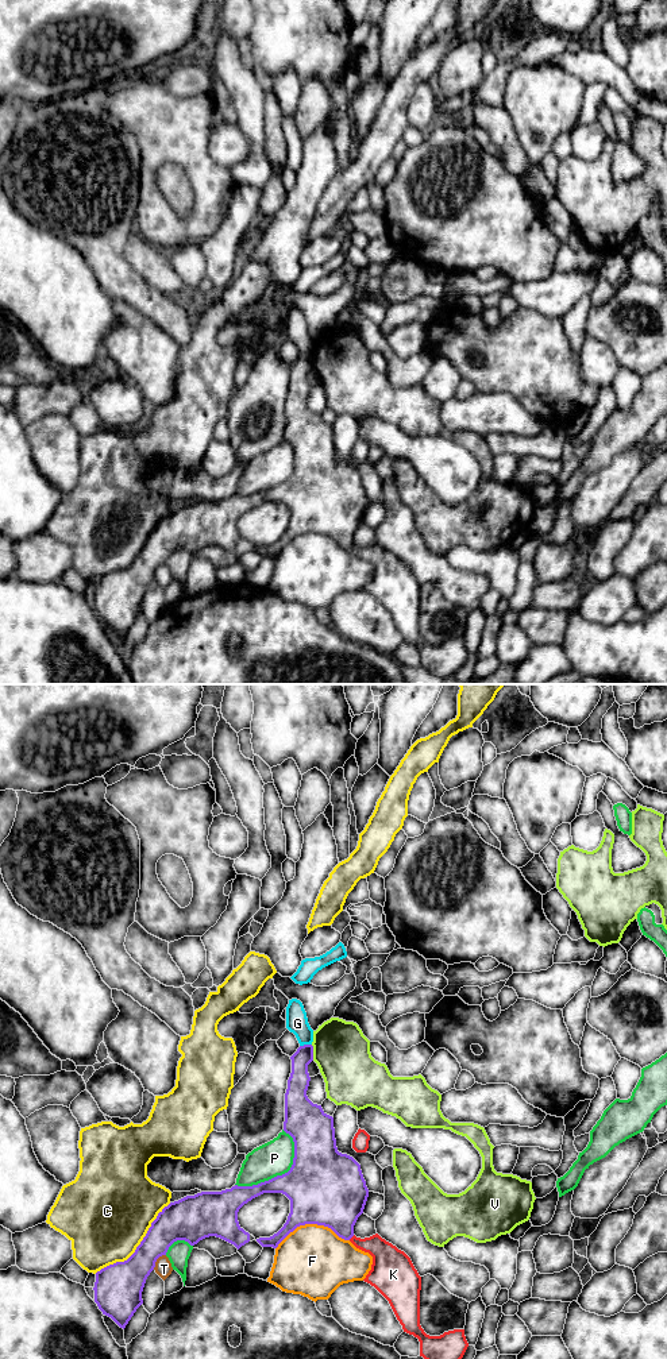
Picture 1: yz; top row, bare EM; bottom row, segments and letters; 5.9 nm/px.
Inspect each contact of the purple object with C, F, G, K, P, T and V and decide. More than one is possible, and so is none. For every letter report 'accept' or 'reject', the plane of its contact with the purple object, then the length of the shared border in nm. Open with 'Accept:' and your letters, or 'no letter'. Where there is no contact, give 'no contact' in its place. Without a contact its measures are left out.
Accept: no letter
C: reject; contact in yz; length 600 nm
F: reject; contact in yz; length 440 nm
G: reject; contact in yz; length 70 nm
K: reject; contact in yz; length 50 nm
P: reject; contact in yz; length 460 nm
T: reject; contact in yz; length 120 nm
V: reject; contact in yz; length 100 nm

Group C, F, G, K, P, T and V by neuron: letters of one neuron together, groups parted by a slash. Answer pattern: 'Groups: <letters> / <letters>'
Groups: C / F / G / K / P / T / V

